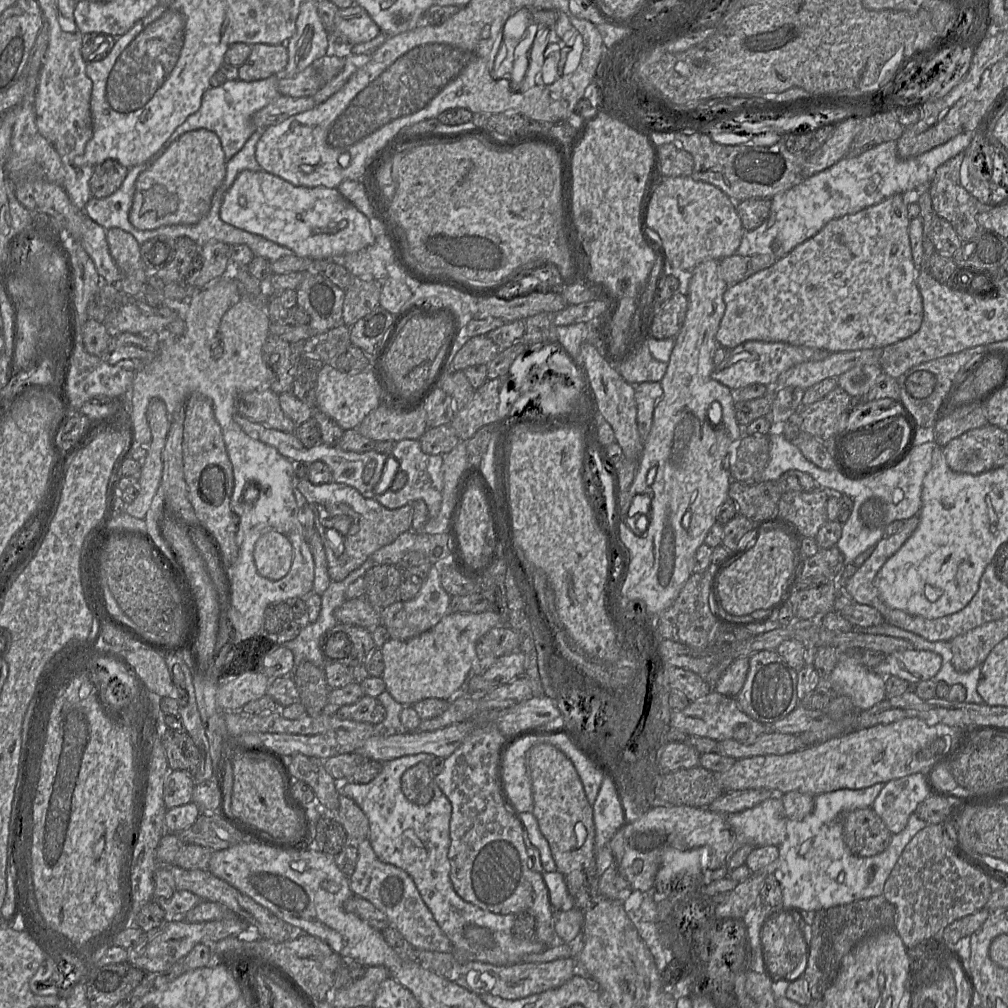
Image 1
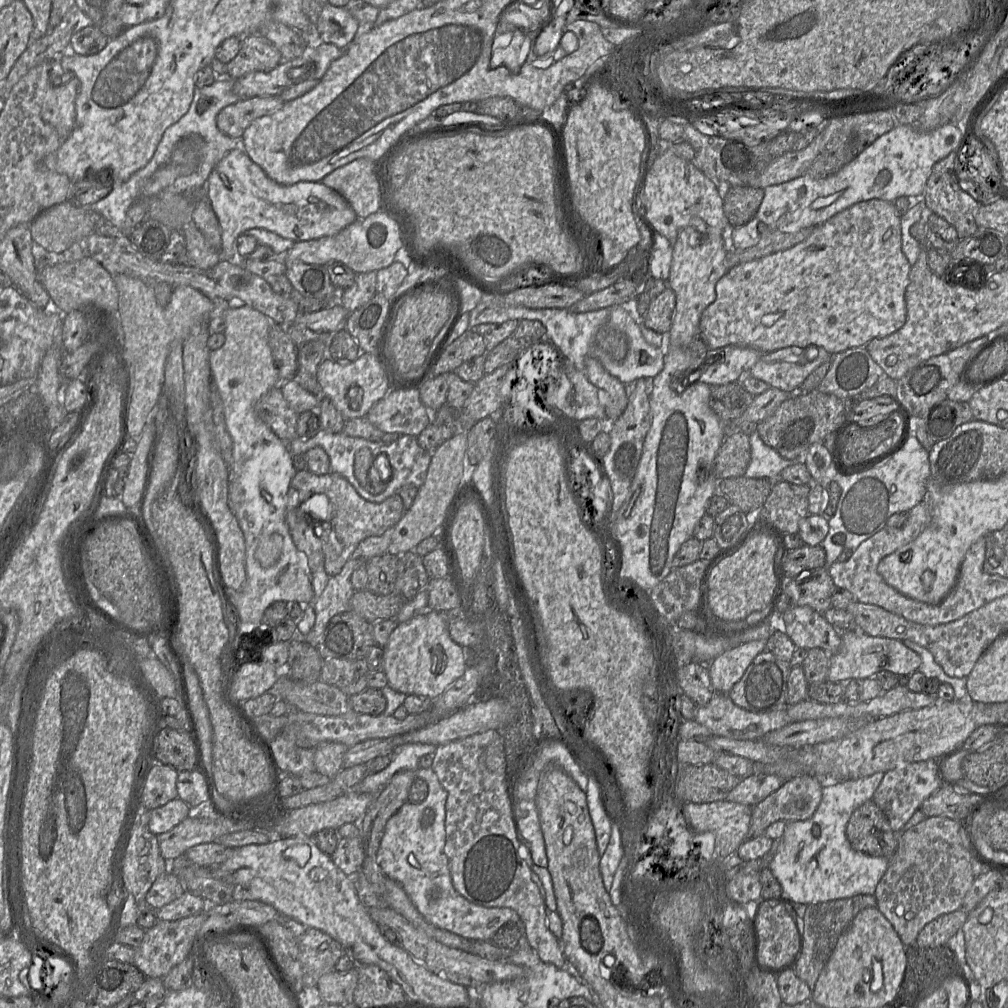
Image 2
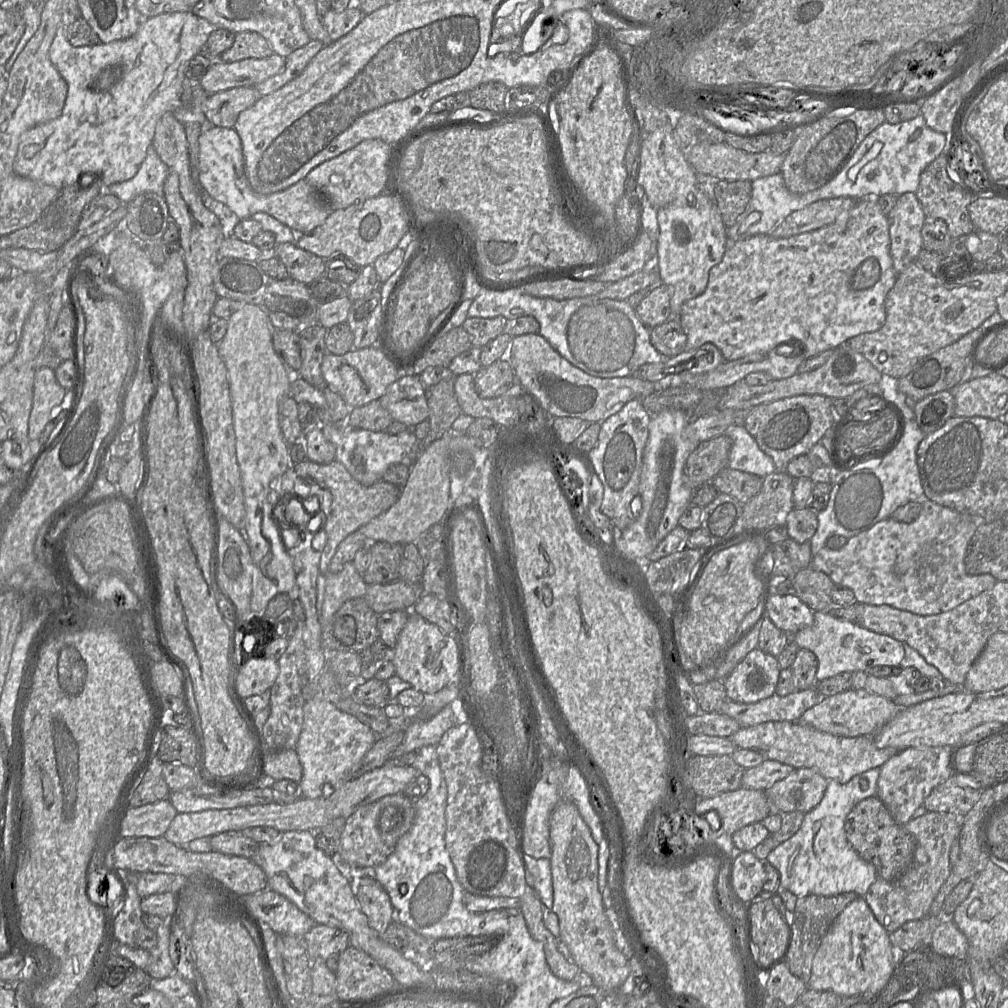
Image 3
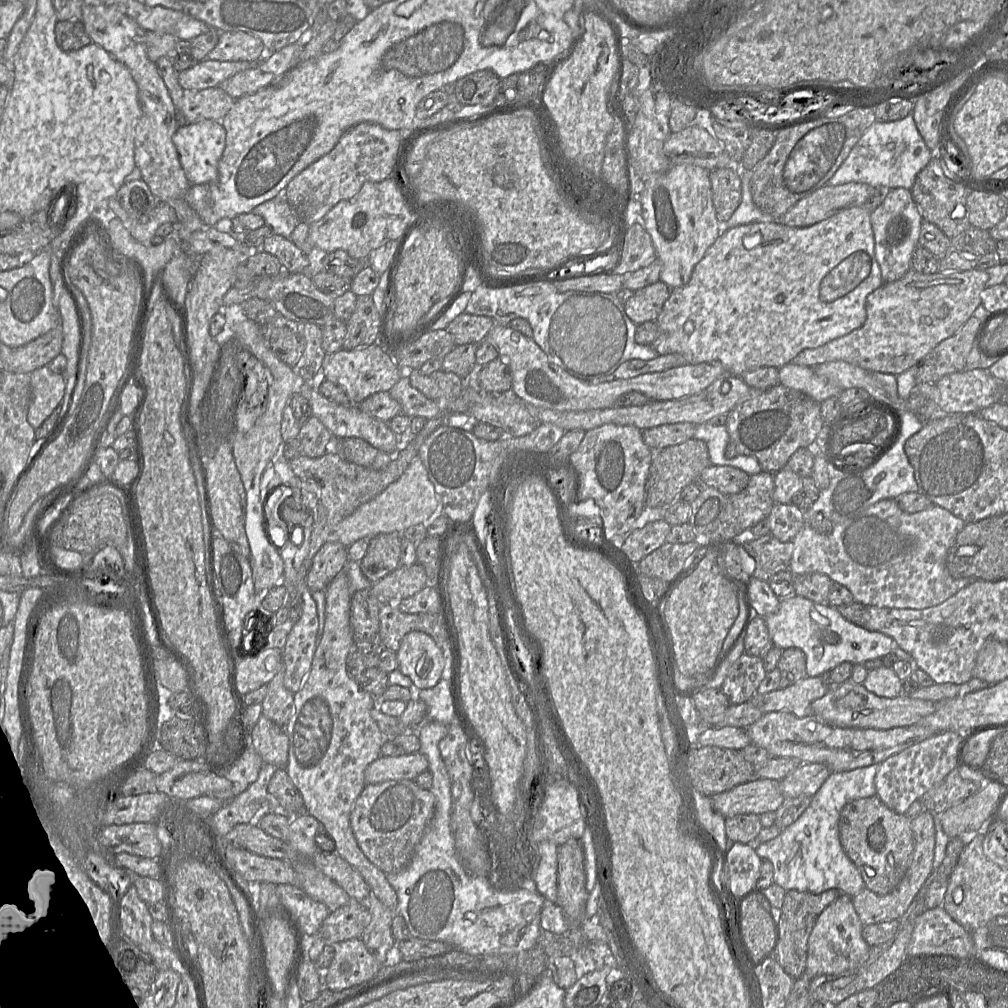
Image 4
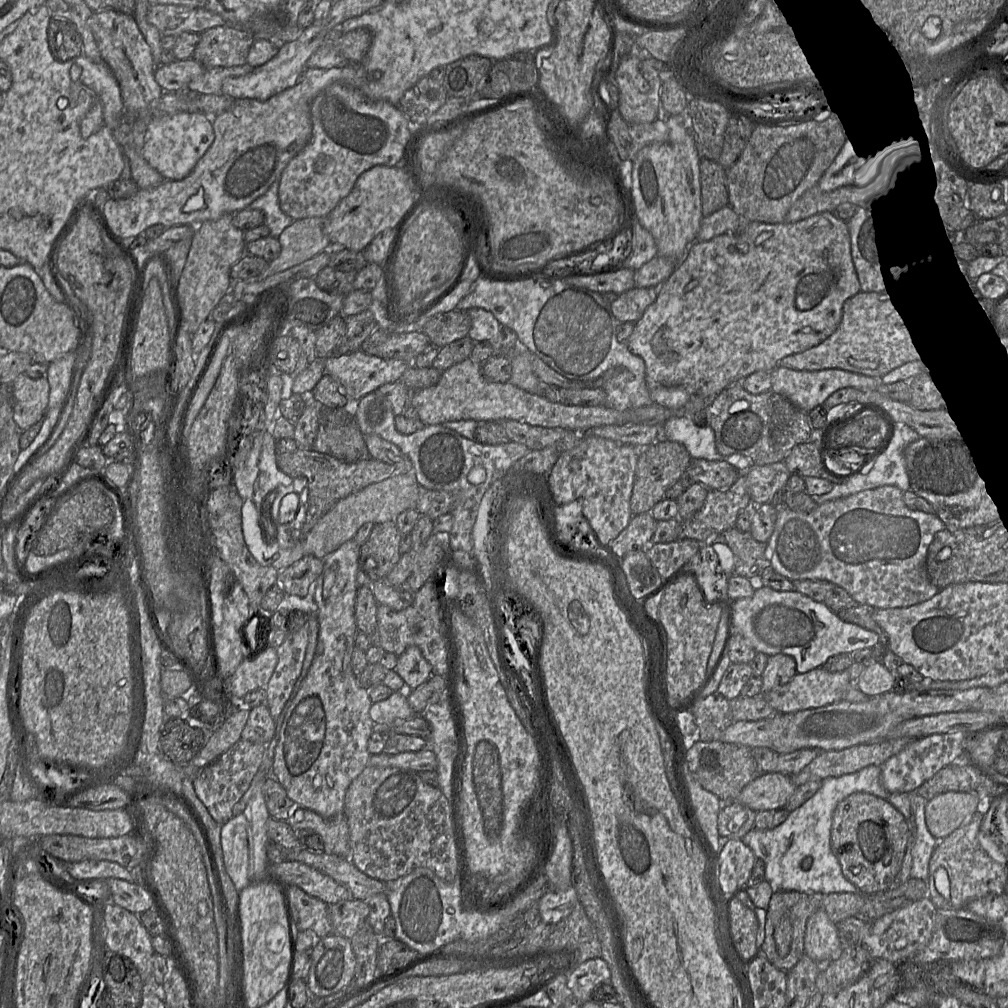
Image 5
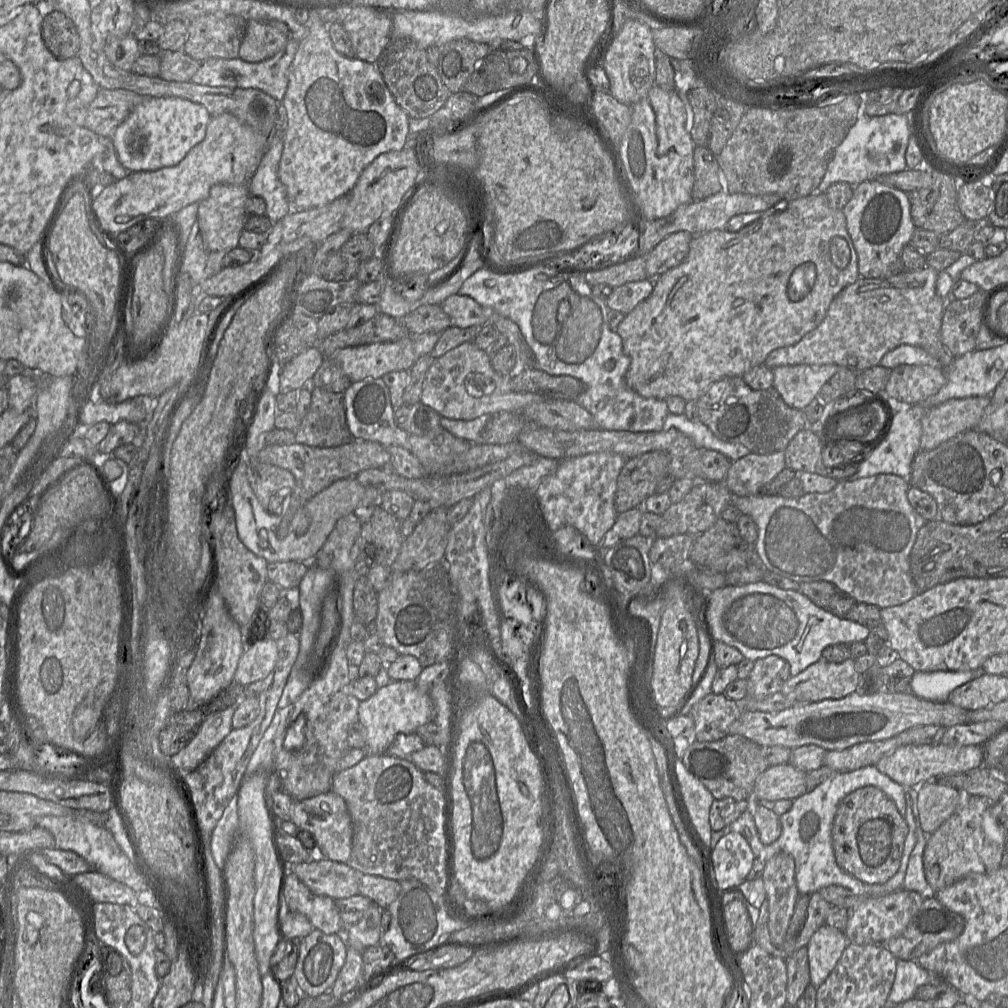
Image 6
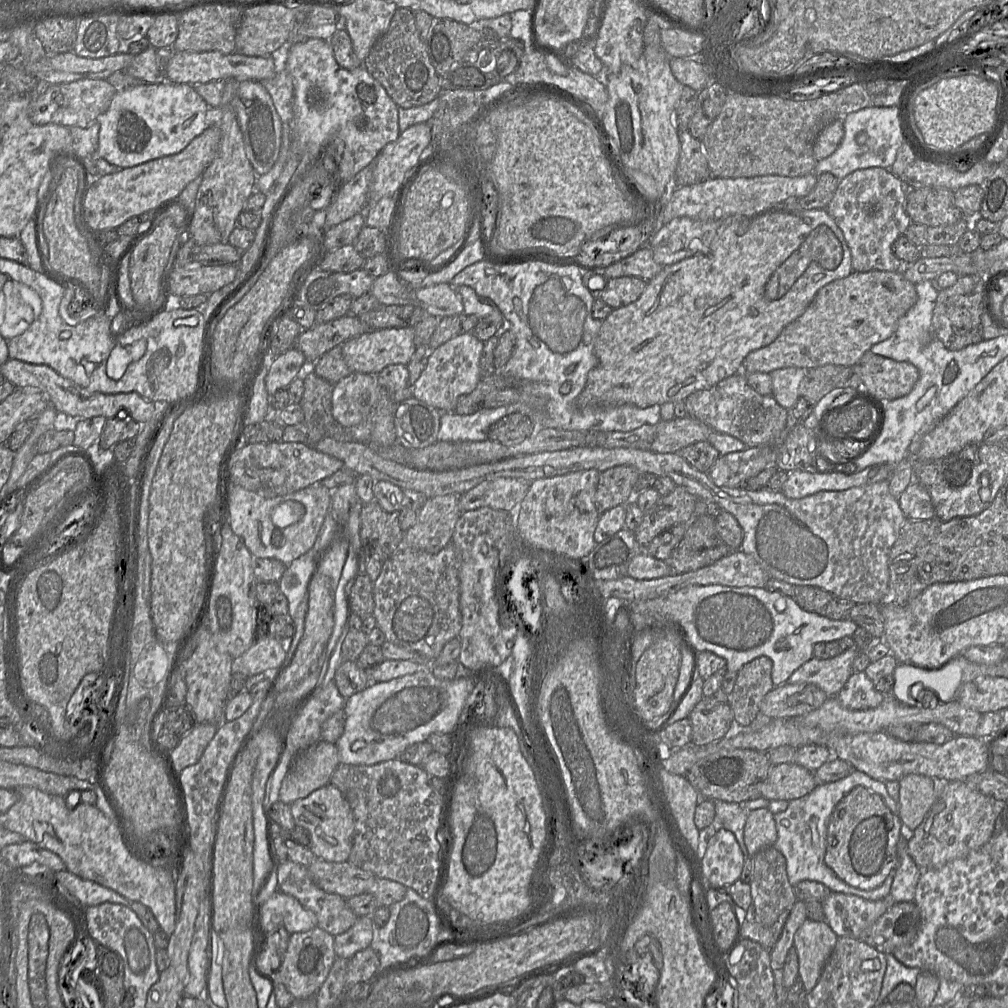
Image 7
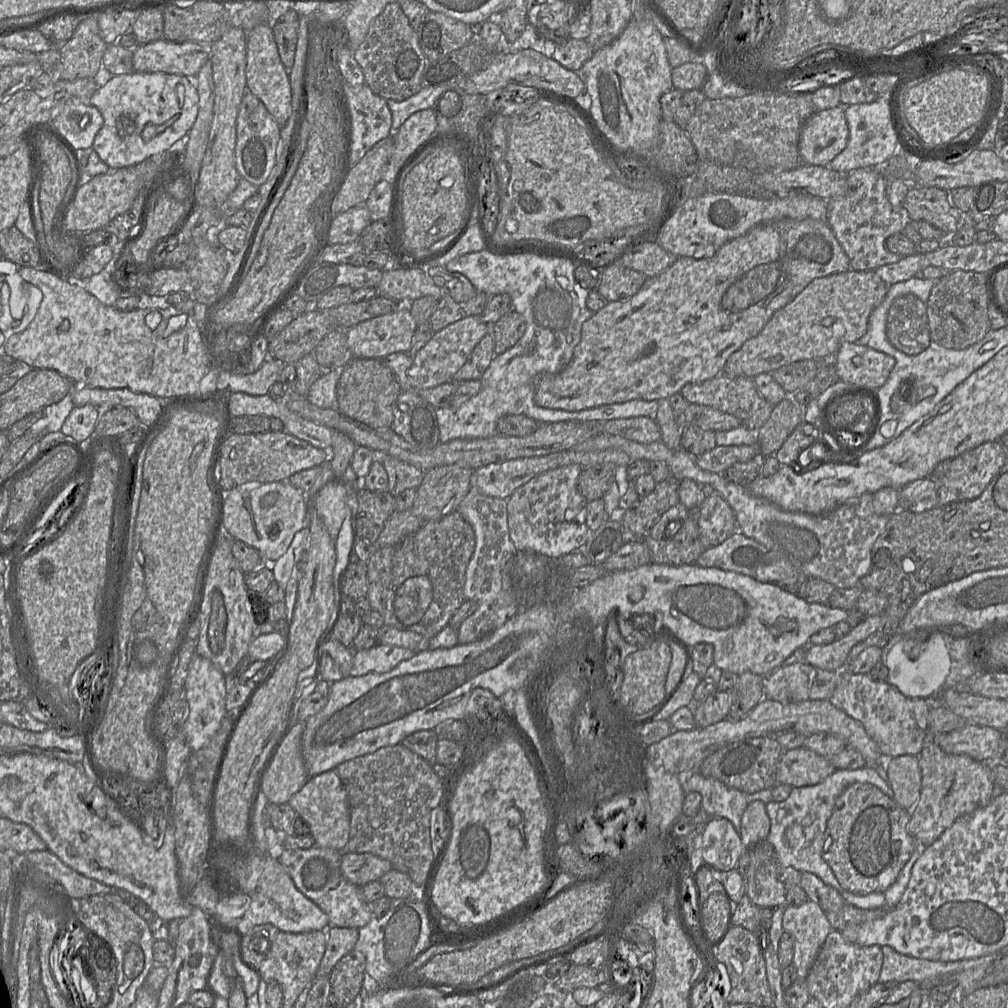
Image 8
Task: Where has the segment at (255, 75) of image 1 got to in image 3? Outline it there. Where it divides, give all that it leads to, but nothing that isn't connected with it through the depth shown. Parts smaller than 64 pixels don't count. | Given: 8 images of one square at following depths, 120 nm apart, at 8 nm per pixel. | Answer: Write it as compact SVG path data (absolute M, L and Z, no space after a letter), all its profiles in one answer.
M256 32L235 34L233 45L224 51L219 58L223 62L236 62L244 59L262 59L273 54L268 41Z

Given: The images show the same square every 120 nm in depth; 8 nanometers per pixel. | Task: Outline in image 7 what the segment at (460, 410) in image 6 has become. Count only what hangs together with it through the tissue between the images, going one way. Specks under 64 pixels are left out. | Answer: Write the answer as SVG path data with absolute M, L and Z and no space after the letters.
M473 332L451 338L437 347L428 359L425 369L412 385L412 395L441 412L454 412L459 398L471 393L482 379L480 358L484 342Z

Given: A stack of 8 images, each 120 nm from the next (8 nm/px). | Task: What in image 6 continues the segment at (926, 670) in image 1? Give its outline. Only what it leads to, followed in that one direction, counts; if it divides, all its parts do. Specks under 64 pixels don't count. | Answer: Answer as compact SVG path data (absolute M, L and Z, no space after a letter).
M764 581L726 585L710 592L709 598L708 624L716 641L738 649L751 661L777 655L789 663L791 676L818 662L826 647L863 642L870 633L867 627L816 606L799 591L783 590Z

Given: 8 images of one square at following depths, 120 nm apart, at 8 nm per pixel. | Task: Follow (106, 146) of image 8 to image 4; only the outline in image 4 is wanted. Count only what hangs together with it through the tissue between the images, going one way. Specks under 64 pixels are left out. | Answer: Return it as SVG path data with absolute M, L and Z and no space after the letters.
M219 120L185 122L173 135L173 143L180 163L191 185L214 182L218 177L218 164L226 145L226 130Z

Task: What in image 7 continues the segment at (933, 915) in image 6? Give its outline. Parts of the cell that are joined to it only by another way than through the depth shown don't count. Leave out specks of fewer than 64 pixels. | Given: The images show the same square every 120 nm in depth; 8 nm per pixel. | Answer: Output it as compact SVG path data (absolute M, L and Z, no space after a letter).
M914 901L894 903L859 940L885 954L892 954L916 939L921 921L920 909Z

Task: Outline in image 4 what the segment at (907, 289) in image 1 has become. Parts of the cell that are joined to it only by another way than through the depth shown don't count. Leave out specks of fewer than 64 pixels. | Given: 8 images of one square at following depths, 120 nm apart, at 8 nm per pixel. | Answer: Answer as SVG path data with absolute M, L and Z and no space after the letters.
M852 206L807 227L772 221L723 229L695 265L689 282L671 289L655 320L659 334L651 347L659 356L680 354L687 365L720 365L726 373L742 376L761 367L779 369L803 350L860 328L866 320L868 295L884 284L875 257L870 213L861 206Z

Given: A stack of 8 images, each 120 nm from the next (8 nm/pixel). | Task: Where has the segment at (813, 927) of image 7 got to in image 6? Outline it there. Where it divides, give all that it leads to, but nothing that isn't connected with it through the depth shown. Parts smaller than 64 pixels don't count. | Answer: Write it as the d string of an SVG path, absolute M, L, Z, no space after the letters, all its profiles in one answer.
M826 924L815 931L806 945L812 986L817 989L827 979L848 944L843 932Z

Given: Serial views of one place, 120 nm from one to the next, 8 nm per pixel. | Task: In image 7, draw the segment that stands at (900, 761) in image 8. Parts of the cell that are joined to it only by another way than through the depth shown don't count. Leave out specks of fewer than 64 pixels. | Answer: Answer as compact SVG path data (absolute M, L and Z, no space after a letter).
M908 774L899 781L898 815L909 830L916 829L939 795L939 781Z

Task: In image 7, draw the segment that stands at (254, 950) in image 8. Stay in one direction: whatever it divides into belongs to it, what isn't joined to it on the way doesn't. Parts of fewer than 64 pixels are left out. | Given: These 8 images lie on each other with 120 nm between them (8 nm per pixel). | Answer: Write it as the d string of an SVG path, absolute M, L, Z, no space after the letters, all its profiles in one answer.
M279 928L276 932L264 938L261 950L253 961L256 970L262 976L271 976L277 972L283 962L290 934Z

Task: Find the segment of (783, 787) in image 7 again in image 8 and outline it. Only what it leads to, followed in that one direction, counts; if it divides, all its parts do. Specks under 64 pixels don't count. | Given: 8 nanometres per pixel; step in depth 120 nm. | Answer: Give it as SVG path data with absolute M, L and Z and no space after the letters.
M805 747L783 751L777 768L776 783L791 787L820 783L835 771L829 758Z

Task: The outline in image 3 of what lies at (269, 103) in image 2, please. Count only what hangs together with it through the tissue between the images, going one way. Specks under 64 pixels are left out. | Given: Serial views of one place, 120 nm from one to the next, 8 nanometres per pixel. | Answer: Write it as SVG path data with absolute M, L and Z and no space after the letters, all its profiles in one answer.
M237 87L211 93L203 105L208 121L220 127L234 128L239 114L261 97L254 87Z

